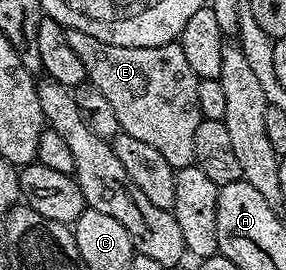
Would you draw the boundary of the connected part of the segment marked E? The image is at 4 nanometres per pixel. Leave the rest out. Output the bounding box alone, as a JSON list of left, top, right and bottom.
[66,30,202,171]

